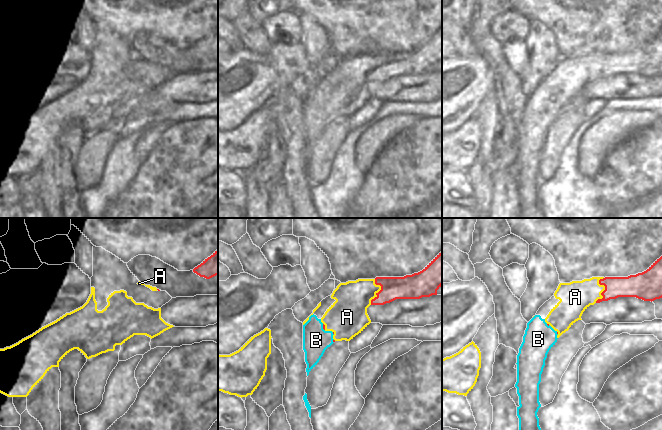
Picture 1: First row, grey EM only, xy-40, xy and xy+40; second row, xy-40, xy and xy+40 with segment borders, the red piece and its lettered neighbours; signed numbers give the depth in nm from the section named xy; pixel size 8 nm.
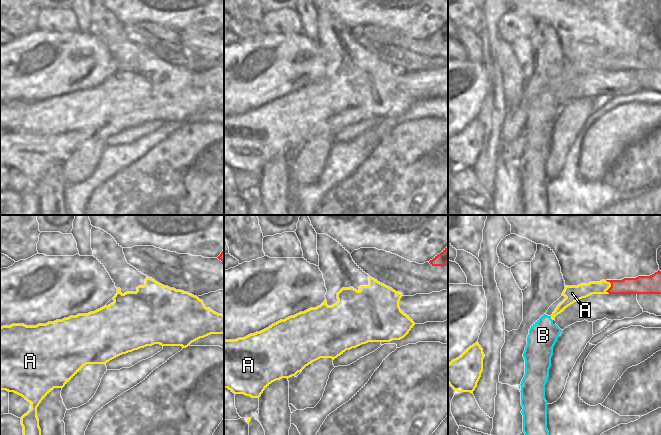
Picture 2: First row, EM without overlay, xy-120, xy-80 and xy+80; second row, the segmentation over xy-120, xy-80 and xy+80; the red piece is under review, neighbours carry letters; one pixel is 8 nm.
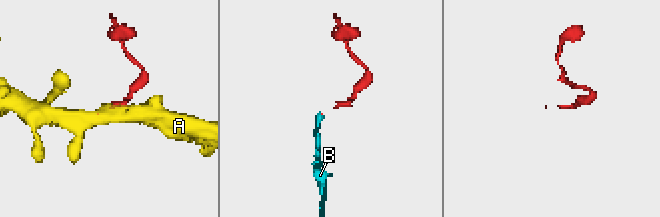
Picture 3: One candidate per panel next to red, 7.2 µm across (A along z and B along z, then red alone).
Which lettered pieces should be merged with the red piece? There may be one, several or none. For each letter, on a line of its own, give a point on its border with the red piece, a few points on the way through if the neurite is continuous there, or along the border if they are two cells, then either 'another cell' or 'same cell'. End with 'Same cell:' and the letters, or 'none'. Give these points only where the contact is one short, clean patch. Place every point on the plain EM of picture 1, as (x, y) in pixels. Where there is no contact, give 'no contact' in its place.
A: meets red in xy+40 at (605, 65); another cell
B: meets red in xy at (323, 103); runs through xy (323, 100), (323, 103), (316, 110), (316, 116); same cell
Same cell: B

